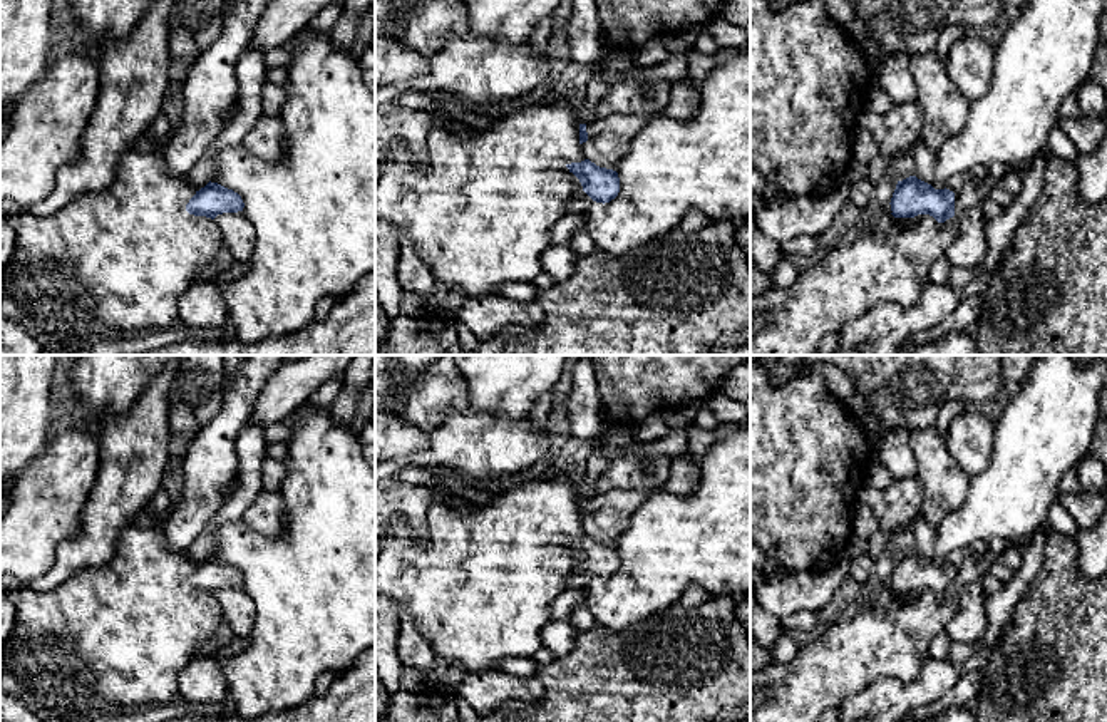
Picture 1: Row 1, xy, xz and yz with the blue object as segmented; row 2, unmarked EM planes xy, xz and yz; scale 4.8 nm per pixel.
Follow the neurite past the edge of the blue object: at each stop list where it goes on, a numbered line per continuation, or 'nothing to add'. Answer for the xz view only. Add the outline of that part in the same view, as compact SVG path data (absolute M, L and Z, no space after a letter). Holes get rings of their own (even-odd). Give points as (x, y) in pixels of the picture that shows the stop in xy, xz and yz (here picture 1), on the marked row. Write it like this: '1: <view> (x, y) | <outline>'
1: xz (580, 201) | M579 189L568 201L566 214L583 214L588 211L591 204L593 204L593 199L583 189Z

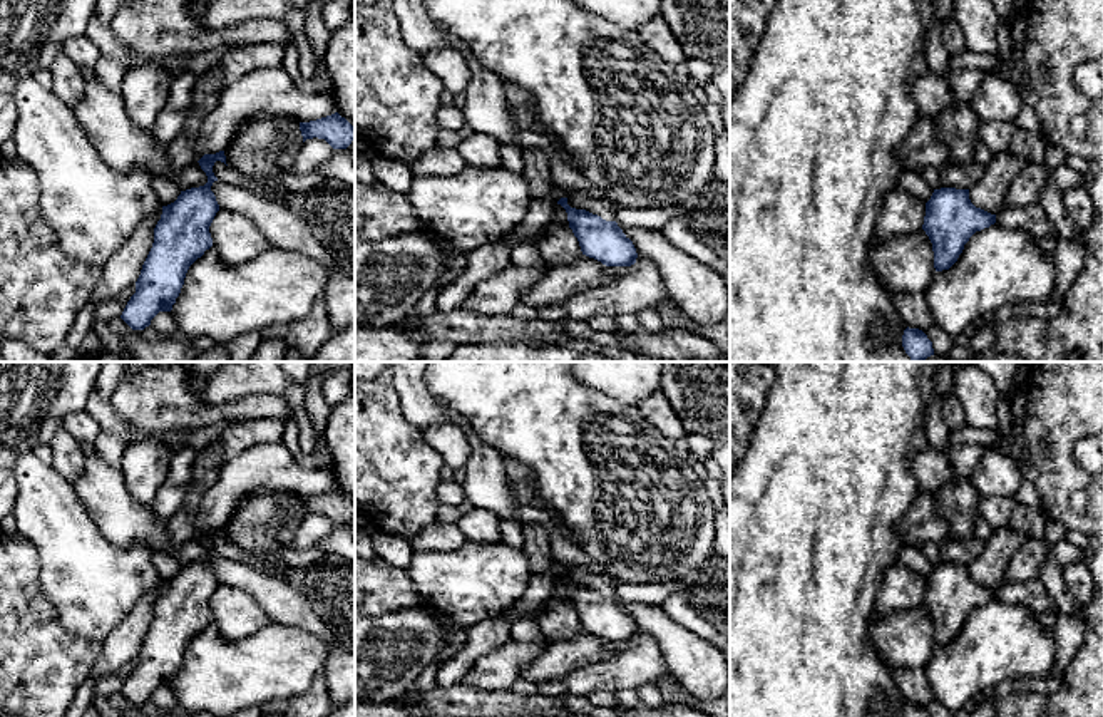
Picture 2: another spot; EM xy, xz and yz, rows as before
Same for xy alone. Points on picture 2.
nothing to add

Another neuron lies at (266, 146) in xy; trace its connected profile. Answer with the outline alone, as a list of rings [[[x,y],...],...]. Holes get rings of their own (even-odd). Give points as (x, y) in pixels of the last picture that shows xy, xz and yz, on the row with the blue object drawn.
[[[261,114],[246,122],[224,149],[226,164],[244,178],[293,174],[303,144],[300,122],[290,114]]]

